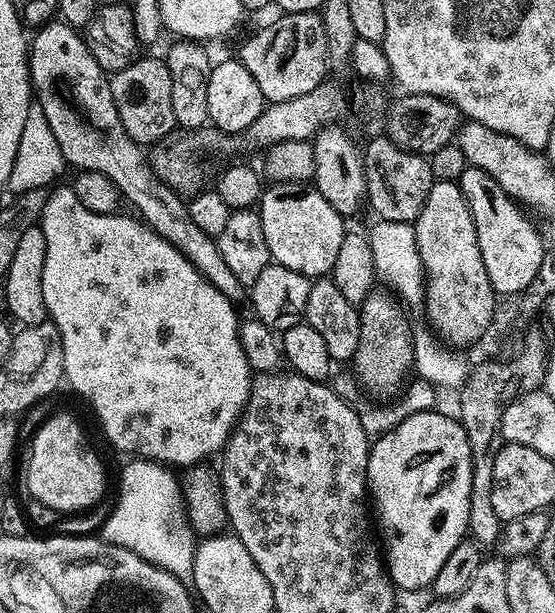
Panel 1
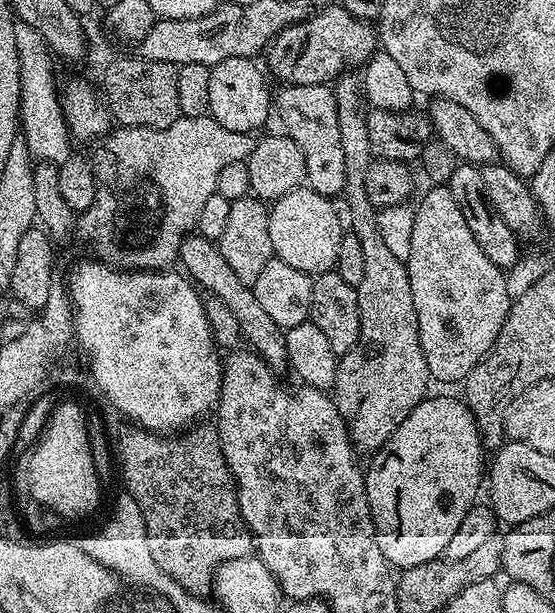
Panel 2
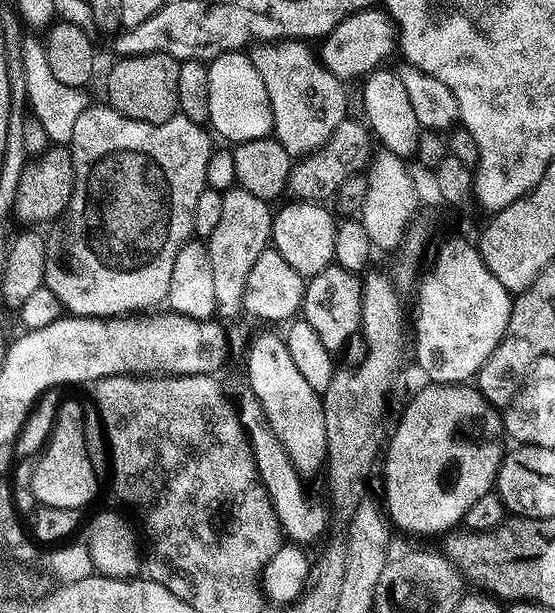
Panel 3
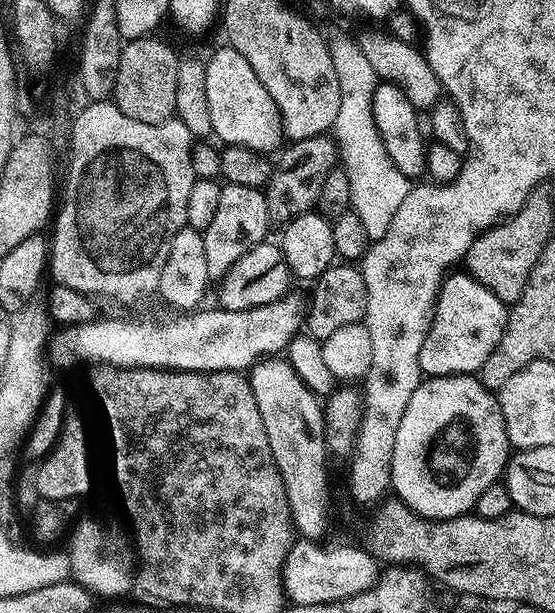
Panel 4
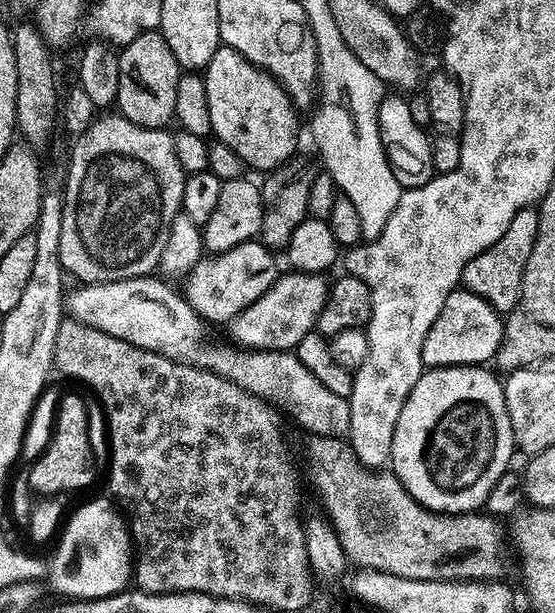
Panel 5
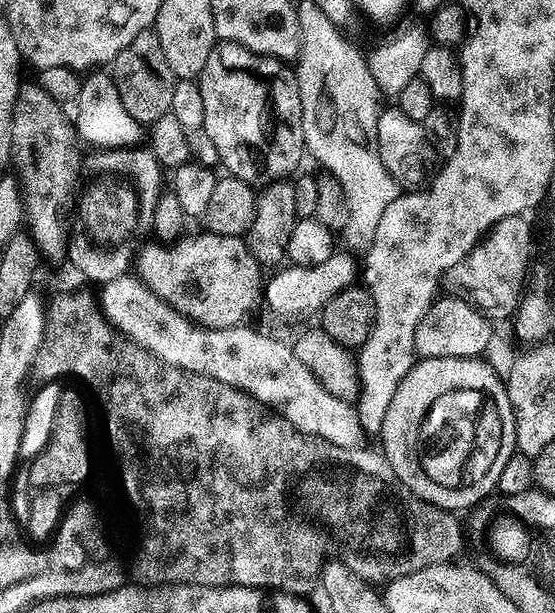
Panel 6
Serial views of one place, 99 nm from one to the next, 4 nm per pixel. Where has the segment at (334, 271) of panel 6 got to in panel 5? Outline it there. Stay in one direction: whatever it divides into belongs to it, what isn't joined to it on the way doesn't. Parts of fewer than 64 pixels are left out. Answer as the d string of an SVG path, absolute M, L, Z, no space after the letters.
M297 272L277 275L276 281L262 294L262 298L254 301L249 308L227 321L226 328L232 335L231 343L244 350L259 350L262 352L286 352L295 349L298 342L307 332L313 331L316 319L324 305L326 295L326 280L320 274Z

